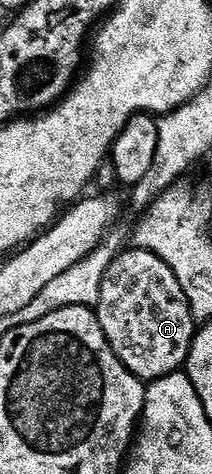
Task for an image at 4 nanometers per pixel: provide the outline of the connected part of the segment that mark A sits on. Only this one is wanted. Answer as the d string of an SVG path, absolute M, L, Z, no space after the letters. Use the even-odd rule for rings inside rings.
M135 247L121 251L104 274L96 311L116 358L143 382L179 371L190 356L196 331L194 315L176 274L156 254Z

